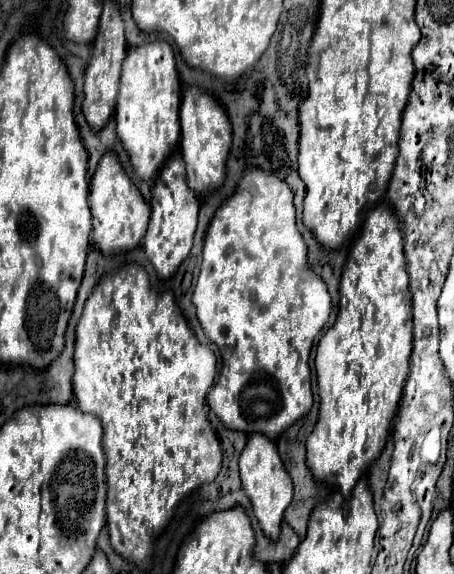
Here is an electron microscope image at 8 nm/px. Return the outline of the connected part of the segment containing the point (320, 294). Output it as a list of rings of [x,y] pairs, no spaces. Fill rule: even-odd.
[[[249,168],[241,174],[241,180],[235,188],[235,194],[223,202],[211,224],[209,224],[209,230],[207,230],[207,236],[205,236],[205,246],[203,246],[203,262],[201,262],[201,270],[199,270],[199,278],[197,278],[197,284],[195,284],[195,292],[193,292],[193,304],[197,308],[197,318],[207,334],[207,338],[219,346],[219,352],[221,352],[221,372],[207,396],[207,404],[209,408],[215,412],[215,416],[231,430],[241,430],[241,432],[263,432],[265,436],[269,438],[275,438],[279,436],[285,428],[289,428],[295,420],[299,420],[301,416],[305,416],[313,404],[313,396],[311,396],[311,370],[309,370],[309,354],[311,354],[311,348],[313,348],[313,340],[317,338],[317,334],[323,330],[323,326],[327,324],[329,320],[329,312],[331,312],[331,296],[327,292],[327,286],[325,282],[309,268],[307,264],[307,246],[305,246],[305,240],[303,236],[299,234],[297,230],[297,224],[295,224],[295,206],[293,206],[293,190],[283,184],[283,180],[279,180],[277,176],[273,174],[267,174],[263,172],[261,168]]]

